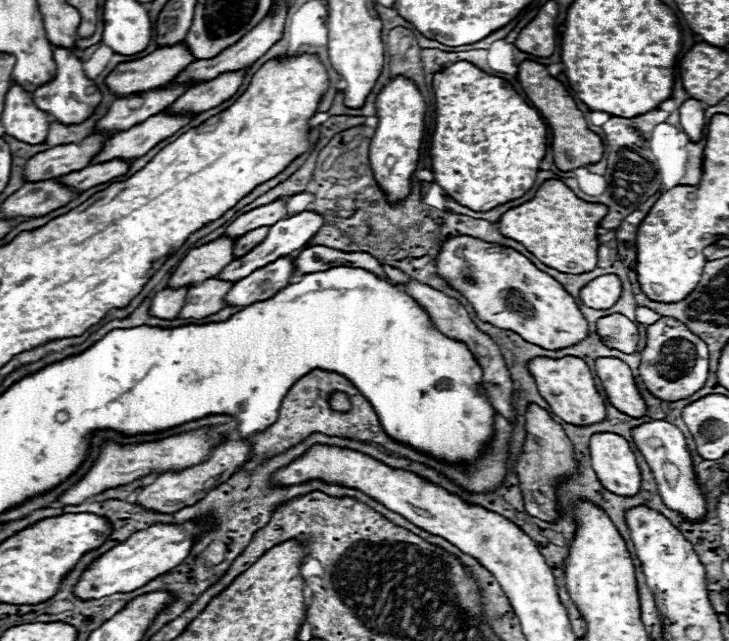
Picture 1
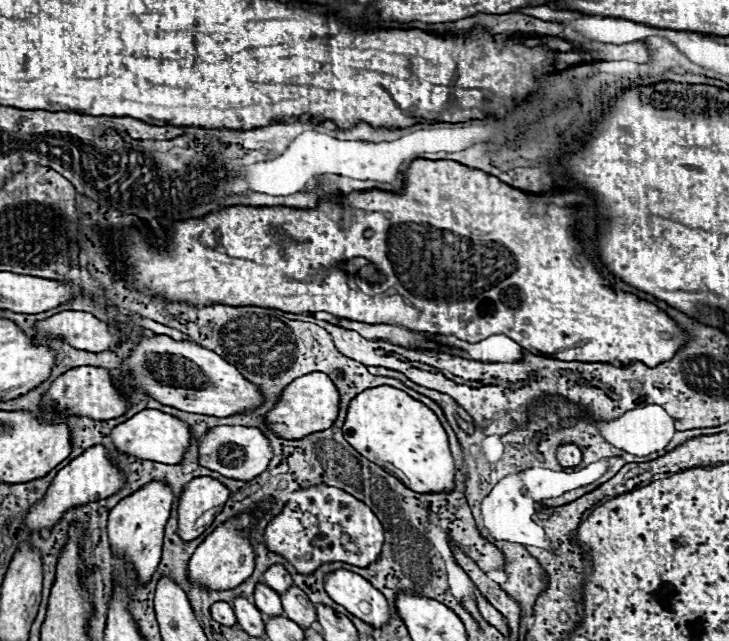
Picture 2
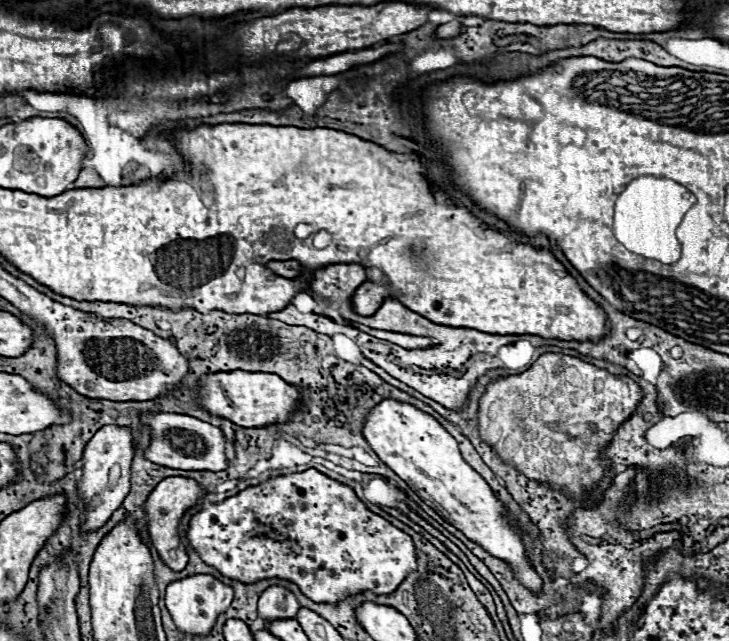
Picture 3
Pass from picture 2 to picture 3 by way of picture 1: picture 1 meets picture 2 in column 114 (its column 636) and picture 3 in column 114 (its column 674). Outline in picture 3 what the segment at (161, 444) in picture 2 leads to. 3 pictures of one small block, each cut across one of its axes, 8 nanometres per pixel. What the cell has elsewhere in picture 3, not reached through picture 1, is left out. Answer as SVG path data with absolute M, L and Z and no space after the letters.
M104 426L100 428L92 440L86 444L82 454L82 478L76 482L78 498L84 504L84 524L80 524L82 532L92 532L102 528L112 512L120 508L124 496L130 492L130 462L134 458L132 434L122 426Z

